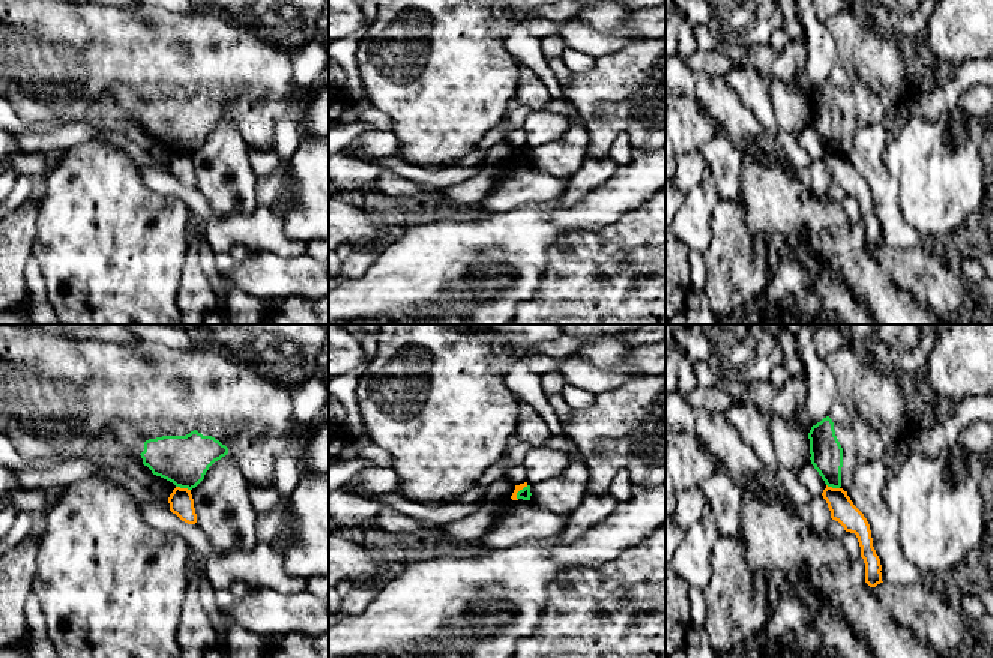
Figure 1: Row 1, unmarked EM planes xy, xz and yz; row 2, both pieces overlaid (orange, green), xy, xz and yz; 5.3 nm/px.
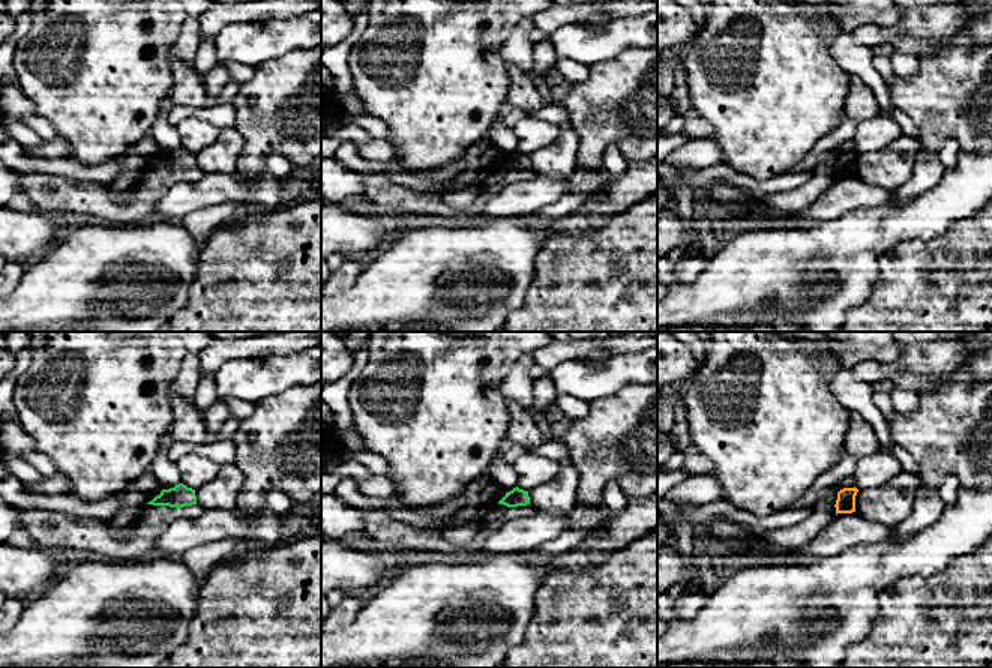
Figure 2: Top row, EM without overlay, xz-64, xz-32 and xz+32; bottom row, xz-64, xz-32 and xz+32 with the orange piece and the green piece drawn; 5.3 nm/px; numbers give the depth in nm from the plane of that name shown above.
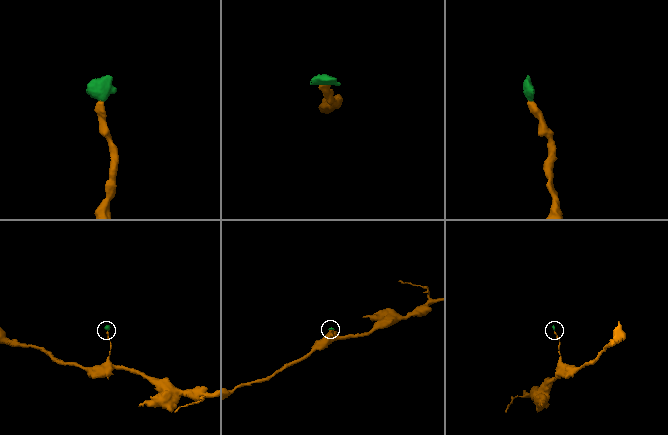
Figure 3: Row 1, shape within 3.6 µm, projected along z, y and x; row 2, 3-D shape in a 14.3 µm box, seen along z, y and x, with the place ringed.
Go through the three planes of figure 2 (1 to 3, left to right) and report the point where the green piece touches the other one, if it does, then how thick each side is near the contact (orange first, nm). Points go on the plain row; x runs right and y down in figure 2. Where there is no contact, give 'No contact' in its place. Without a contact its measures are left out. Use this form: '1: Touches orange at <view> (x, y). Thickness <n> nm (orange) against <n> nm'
1: No contact
2: No contact
3: No contact

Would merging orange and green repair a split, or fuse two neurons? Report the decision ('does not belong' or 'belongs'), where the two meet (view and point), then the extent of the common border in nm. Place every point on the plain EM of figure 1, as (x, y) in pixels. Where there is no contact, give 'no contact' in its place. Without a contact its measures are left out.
does not belong | xy (184, 152) | 80 nm

